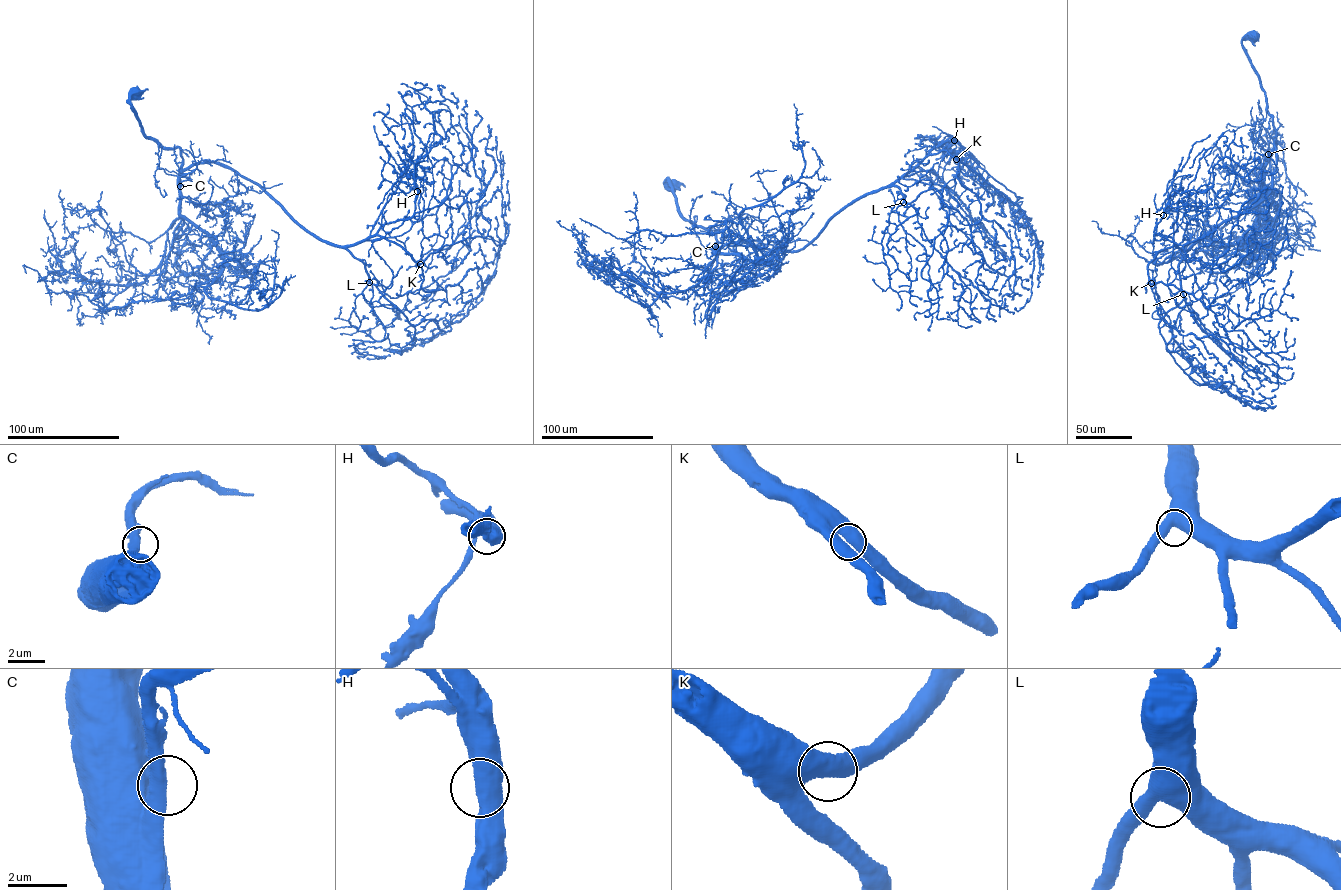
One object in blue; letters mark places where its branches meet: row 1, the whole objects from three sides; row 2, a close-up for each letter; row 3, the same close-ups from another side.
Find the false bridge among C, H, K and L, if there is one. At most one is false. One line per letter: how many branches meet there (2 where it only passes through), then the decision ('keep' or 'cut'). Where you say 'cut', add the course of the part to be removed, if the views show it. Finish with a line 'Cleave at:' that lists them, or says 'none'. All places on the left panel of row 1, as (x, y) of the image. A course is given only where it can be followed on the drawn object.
C: 2 branches meet; keep
H: 2 branches meet; cut; foreign part runs (417, 191), (416, 179), (424, 176), (406, 176), (406, 164), (396, 153)
K: 2 branches meet; keep
L: 2 branches meet; keep
Cleave at: H

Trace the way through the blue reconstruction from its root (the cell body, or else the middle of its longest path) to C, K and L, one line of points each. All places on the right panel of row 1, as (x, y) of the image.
C: (1254, 34), (1243, 39), (1242, 46), (1258, 76), (1266, 108), (1273, 119), (1276, 147), (1268, 154)
K: (1254, 34), (1242, 46), (1275, 131), (1273, 185), (1188, 250), (1157, 253), (1148, 267), (1151, 283)
L: (1254, 34), (1242, 46), (1275, 131), (1273, 185), (1263, 199), (1192, 245), (1179, 264), (1183, 294)

